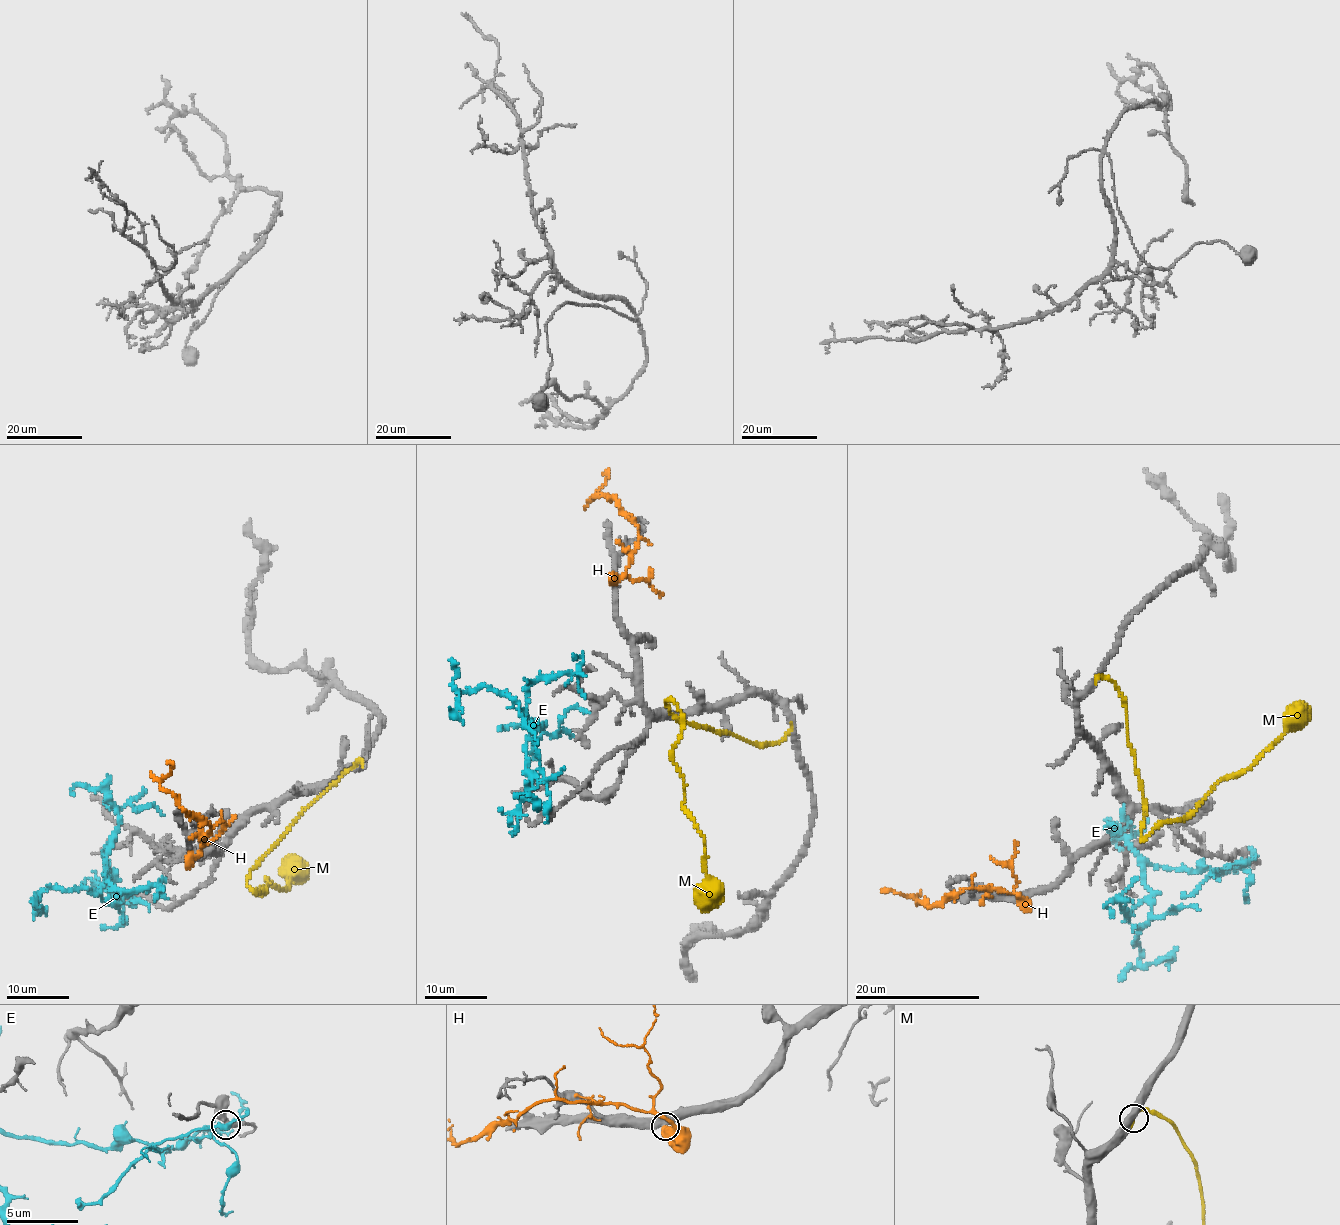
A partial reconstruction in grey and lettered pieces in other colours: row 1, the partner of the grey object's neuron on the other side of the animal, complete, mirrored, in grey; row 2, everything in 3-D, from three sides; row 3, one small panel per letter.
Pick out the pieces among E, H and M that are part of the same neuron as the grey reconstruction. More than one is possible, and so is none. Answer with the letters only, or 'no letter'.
M

